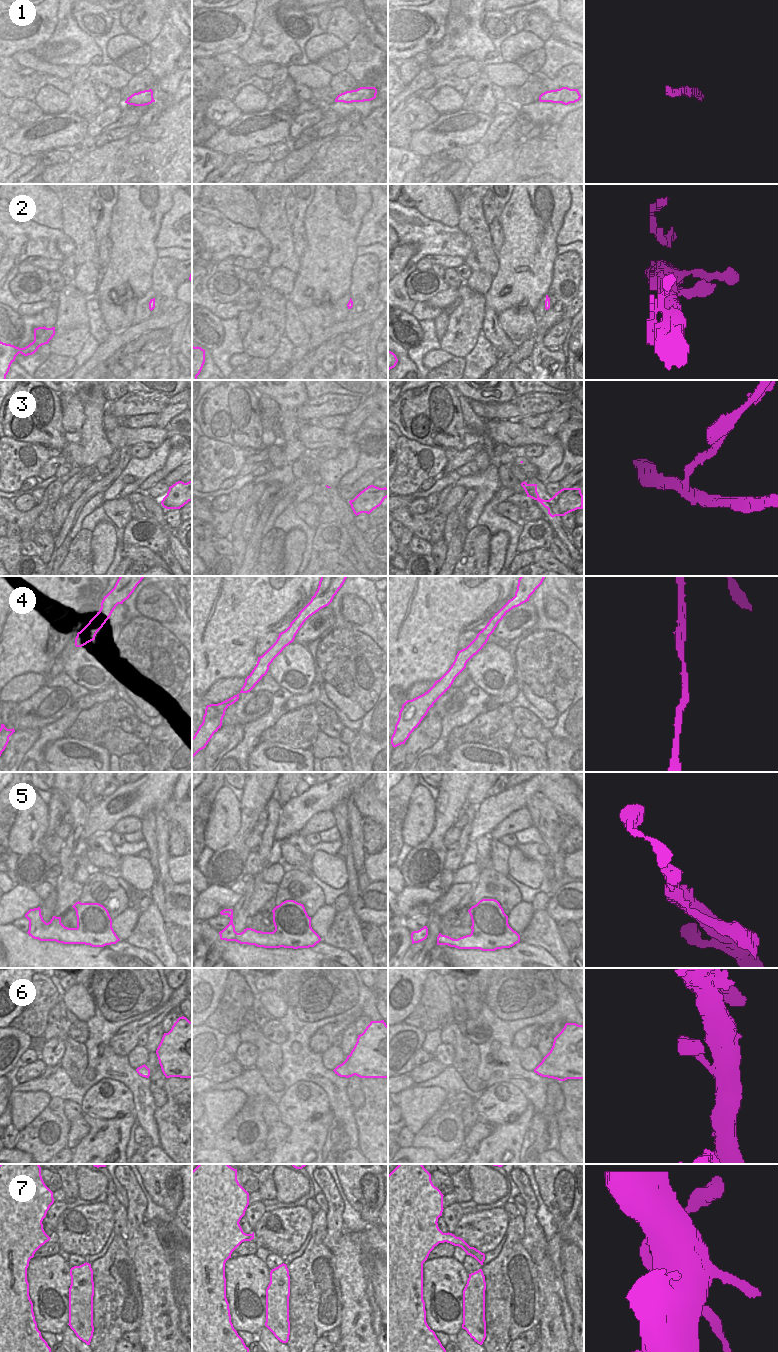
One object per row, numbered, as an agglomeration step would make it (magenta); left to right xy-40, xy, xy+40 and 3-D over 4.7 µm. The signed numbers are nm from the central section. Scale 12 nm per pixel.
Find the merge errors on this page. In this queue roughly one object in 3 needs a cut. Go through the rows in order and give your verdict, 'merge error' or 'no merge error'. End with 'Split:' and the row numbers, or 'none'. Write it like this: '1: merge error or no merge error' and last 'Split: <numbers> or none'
1: no merge error
2: no merge error
3: merge error
4: no merge error
5: no merge error
6: no merge error
7: no merge error
Split: 3

